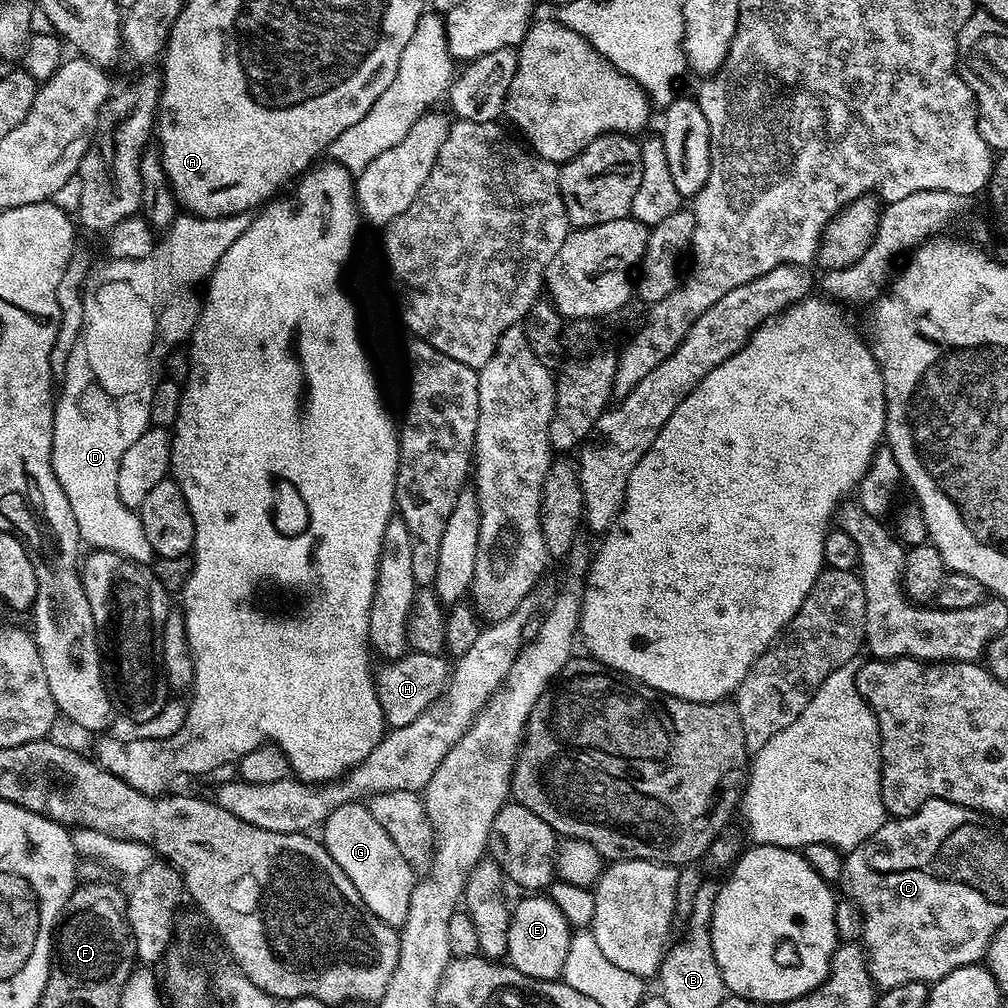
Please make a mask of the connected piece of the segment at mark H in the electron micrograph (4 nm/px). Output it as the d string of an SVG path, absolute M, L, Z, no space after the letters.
M409 651L400 659L389 660L381 665L380 669L375 669L374 679L378 702L389 729L408 726L414 722L443 695L450 679L450 664L443 655L431 656L425 652Z

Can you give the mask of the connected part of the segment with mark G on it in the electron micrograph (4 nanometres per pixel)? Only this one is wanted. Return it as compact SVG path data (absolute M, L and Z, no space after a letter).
M357 801L336 808L322 823L320 832L324 848L353 882L368 911L387 925L403 927L415 888L416 872L402 857L386 830L370 814L367 805Z

